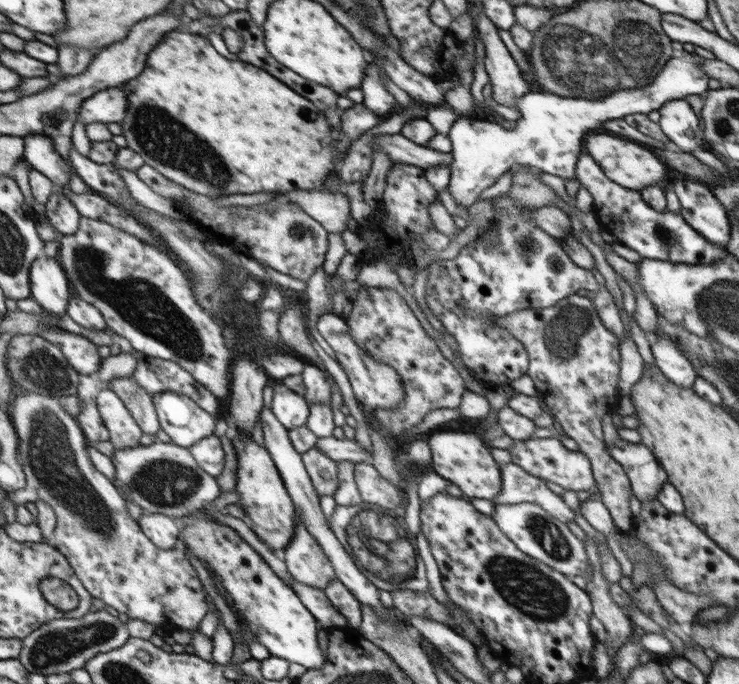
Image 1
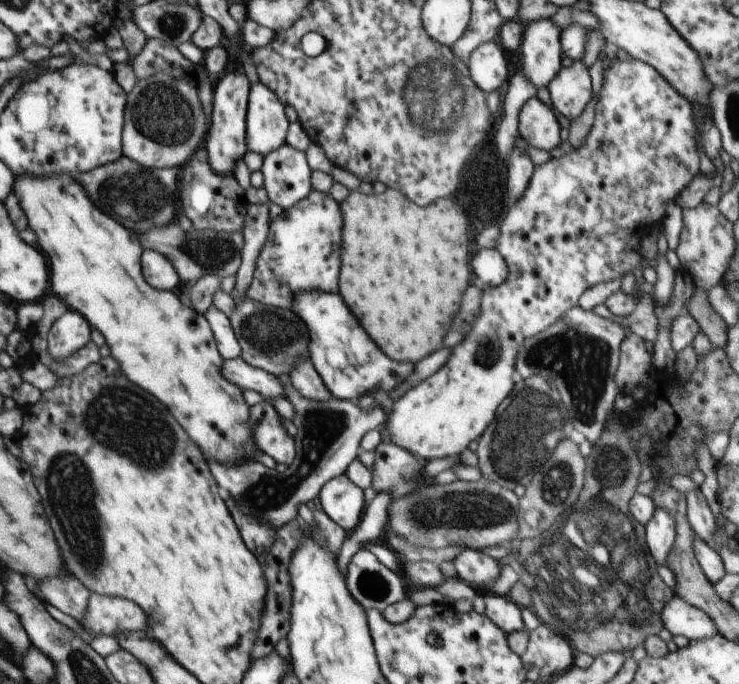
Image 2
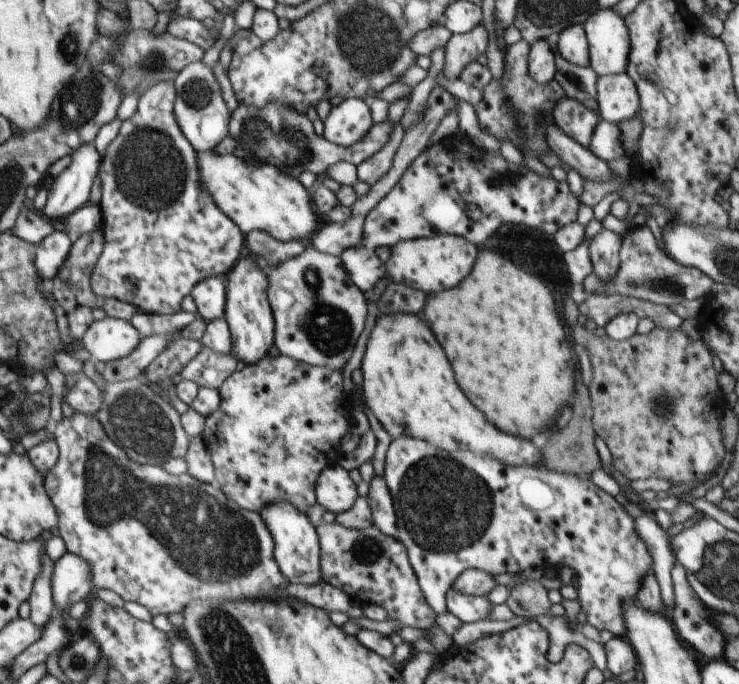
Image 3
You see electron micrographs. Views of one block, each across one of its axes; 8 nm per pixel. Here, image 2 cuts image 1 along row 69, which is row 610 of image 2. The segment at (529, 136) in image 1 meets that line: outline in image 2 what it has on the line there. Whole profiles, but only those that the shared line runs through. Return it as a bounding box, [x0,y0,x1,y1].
[660,596,718,640]

